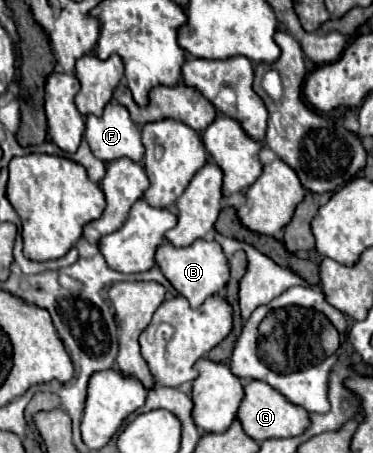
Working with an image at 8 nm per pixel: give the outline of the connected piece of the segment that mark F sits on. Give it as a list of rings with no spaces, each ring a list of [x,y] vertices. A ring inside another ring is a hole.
[[[109,102],[101,116],[87,116],[85,138],[95,158],[105,164],[123,156],[141,162],[145,154],[139,126],[133,124],[127,108],[117,102]]]

